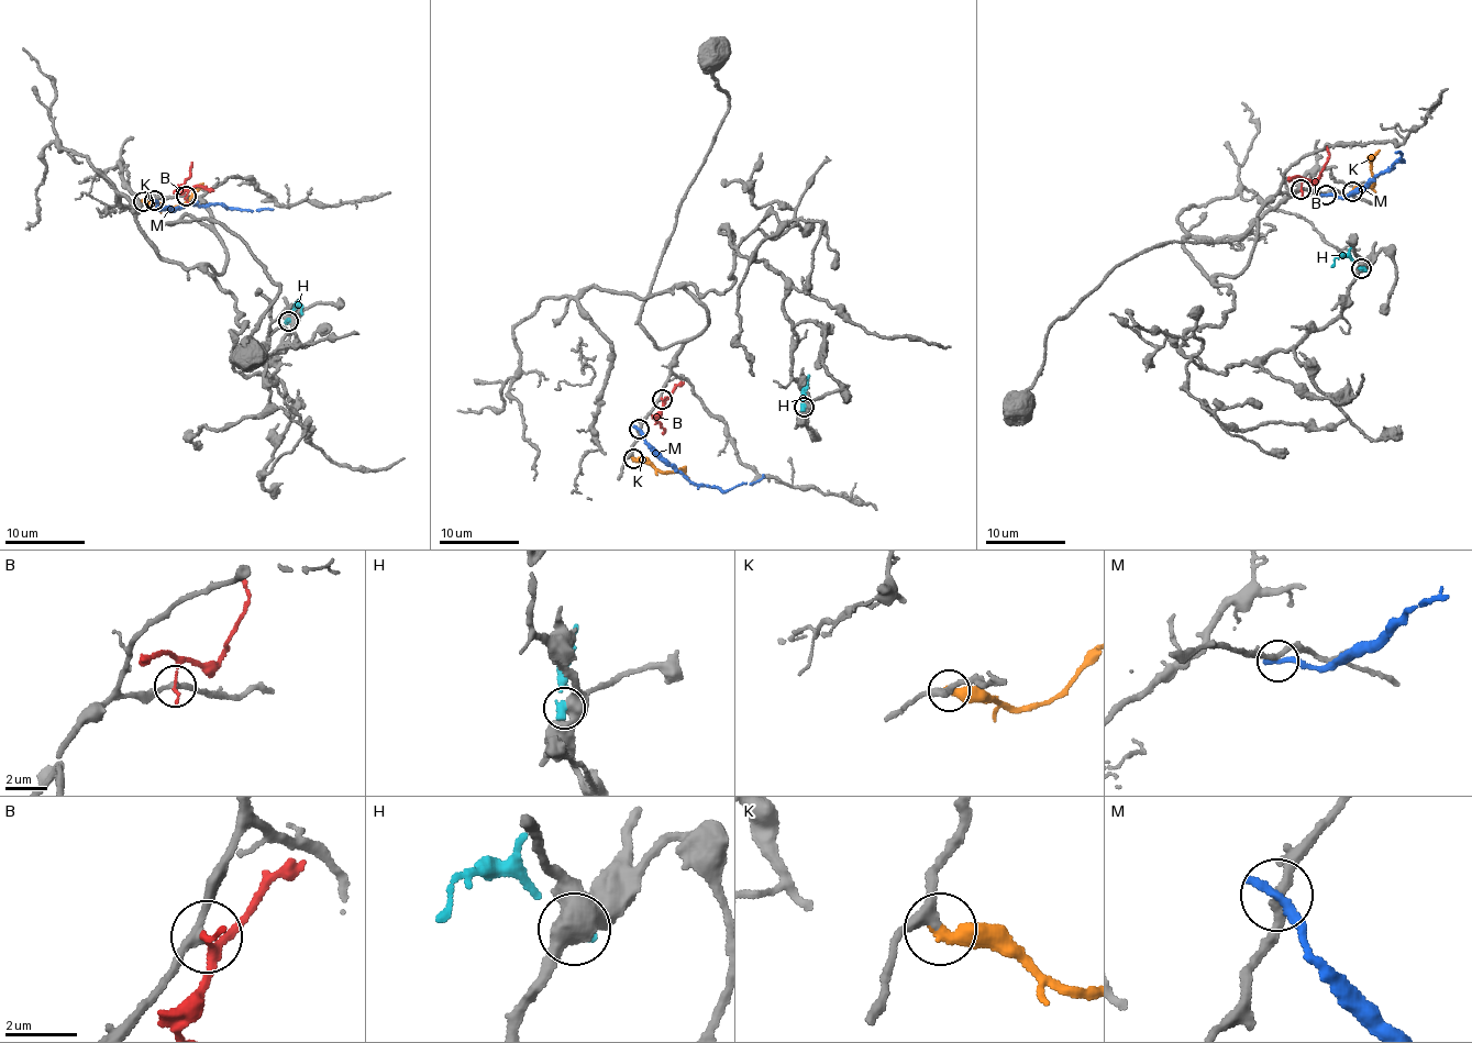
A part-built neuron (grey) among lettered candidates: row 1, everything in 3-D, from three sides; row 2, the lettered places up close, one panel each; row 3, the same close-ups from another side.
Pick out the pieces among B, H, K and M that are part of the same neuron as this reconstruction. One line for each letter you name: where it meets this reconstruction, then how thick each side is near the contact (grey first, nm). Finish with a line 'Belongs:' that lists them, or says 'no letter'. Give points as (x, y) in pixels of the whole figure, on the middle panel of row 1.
K: Touches grey at (633, 458). Thickness 280 nm (grey) against 440 nm
Belongs: K

